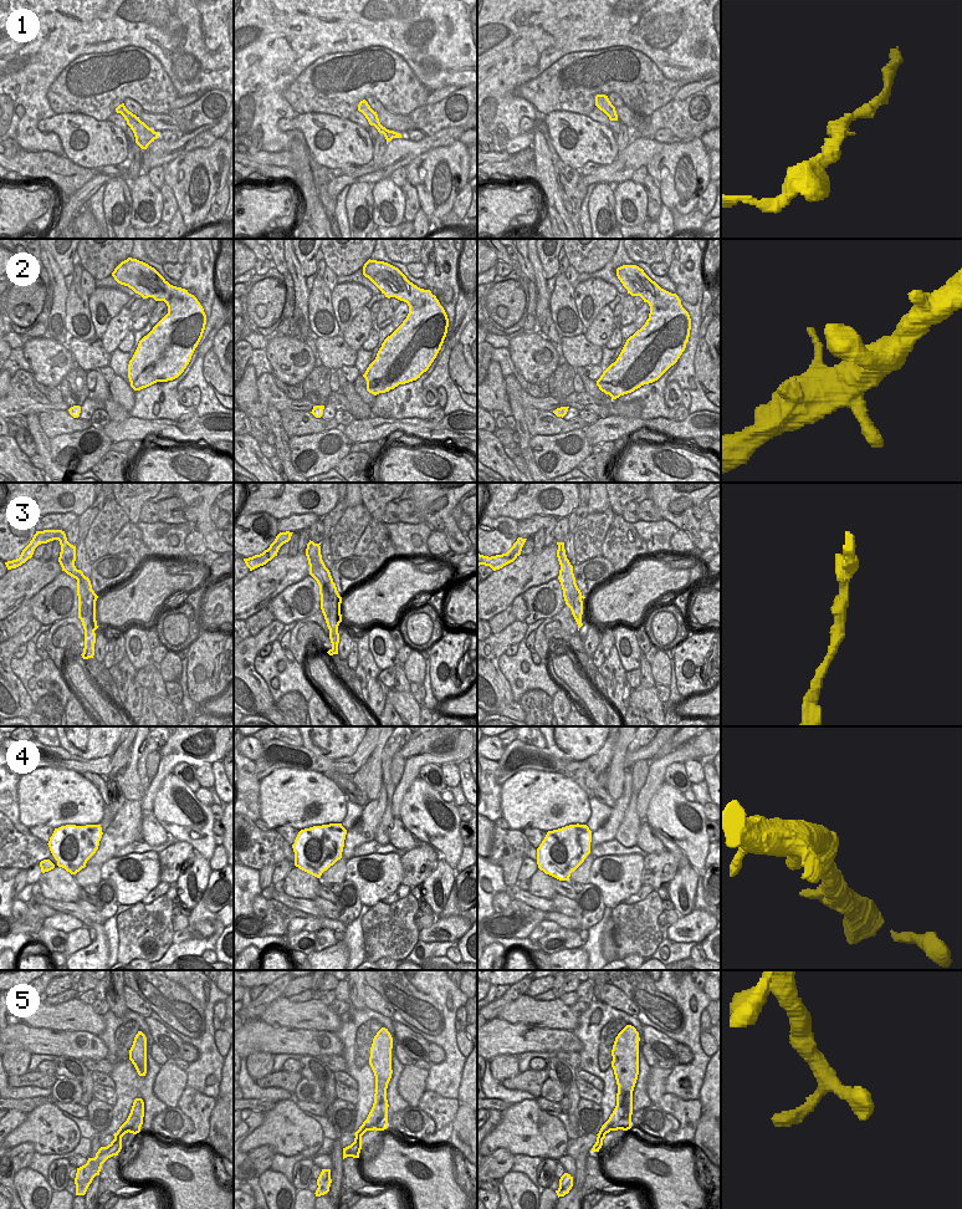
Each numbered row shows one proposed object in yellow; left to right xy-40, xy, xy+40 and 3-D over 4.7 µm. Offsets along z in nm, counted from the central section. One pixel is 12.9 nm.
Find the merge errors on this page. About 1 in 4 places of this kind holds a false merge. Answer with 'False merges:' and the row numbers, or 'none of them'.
False merges: none of them

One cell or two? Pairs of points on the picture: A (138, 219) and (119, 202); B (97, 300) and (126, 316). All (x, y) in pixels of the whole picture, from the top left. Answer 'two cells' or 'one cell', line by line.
A: two cells
B: two cells

